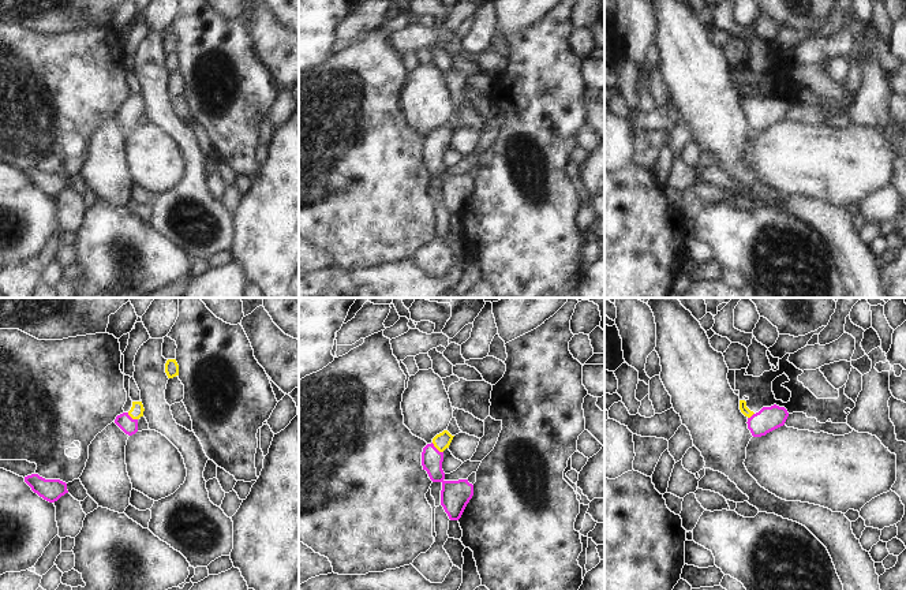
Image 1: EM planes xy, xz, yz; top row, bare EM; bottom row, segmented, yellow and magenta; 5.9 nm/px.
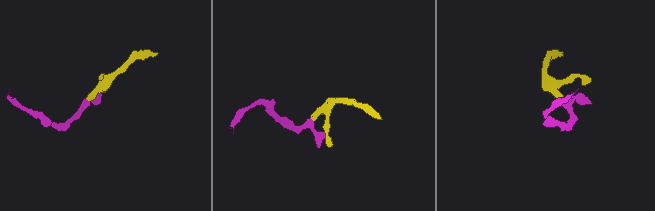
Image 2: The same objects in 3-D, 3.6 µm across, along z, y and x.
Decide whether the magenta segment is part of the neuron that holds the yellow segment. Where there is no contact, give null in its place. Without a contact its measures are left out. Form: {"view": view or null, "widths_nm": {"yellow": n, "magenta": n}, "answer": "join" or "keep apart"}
{"view": "xz", "widths_nm": {"yellow": 100, "magenta": 130}, "answer": "join"}

